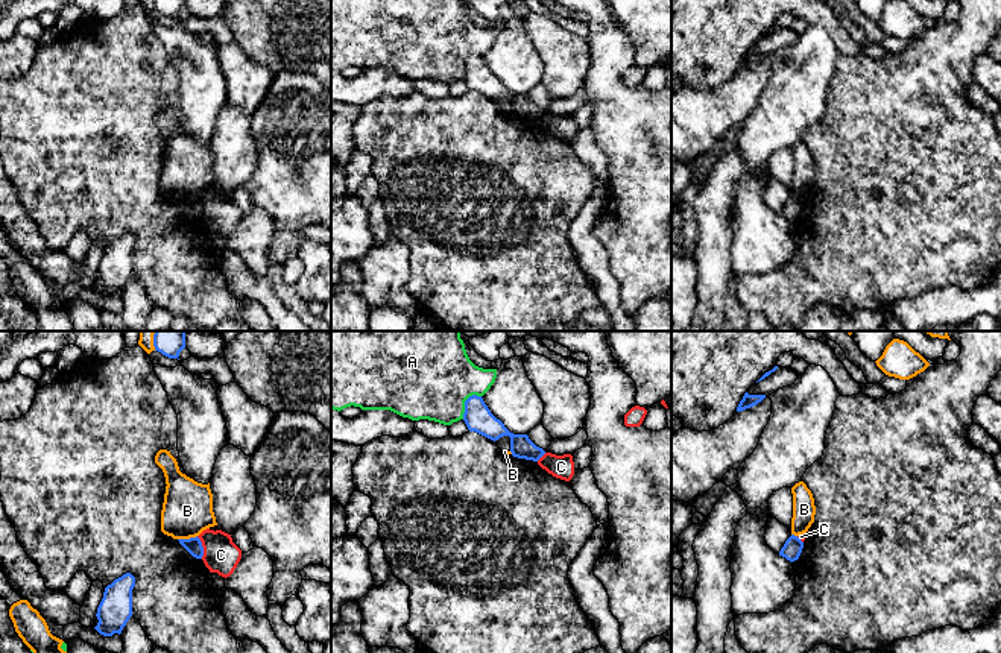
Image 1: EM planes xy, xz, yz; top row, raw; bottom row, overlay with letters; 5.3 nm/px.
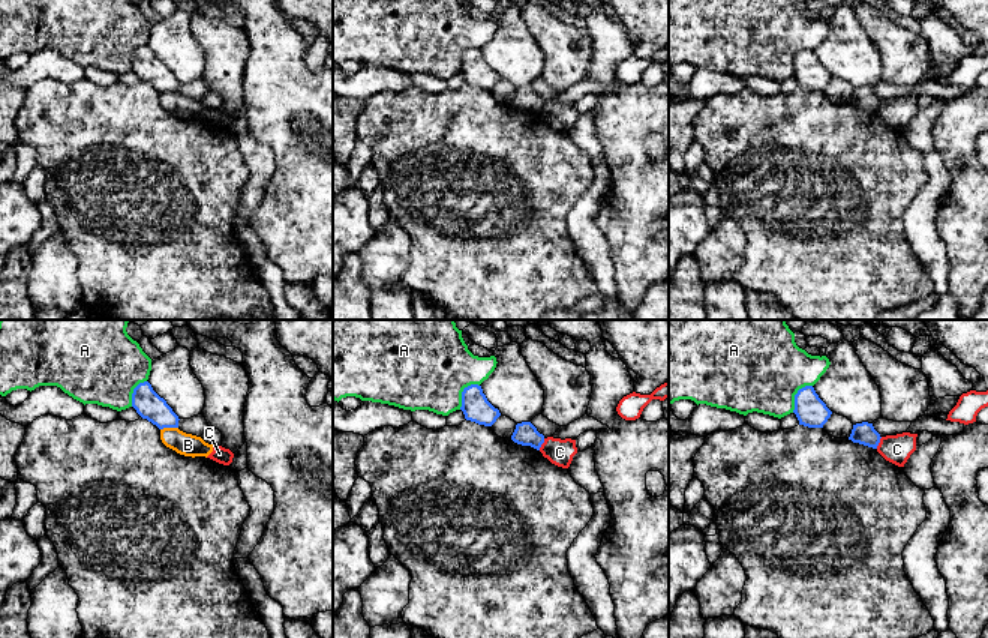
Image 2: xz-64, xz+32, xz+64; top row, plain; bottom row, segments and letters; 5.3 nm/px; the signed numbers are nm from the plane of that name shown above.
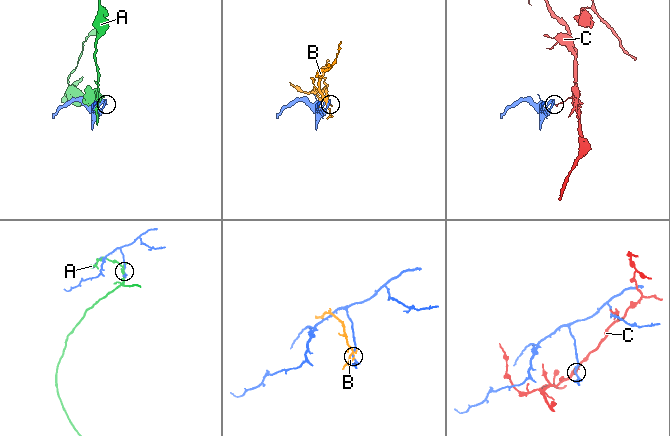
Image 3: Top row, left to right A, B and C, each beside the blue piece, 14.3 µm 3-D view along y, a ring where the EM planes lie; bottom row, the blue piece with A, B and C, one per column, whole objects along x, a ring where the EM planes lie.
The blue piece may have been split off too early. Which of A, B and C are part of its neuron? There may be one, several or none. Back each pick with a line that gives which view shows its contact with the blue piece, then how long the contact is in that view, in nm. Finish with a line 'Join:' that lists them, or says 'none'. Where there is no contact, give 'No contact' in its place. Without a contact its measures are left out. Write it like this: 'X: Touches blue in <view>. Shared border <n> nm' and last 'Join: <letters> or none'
Join: none

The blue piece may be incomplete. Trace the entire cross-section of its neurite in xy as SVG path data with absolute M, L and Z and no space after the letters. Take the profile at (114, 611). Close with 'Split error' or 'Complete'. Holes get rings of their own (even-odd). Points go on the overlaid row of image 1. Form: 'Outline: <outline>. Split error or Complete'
Outline: M131 573L115 579L105 588L103 598L97 607L97 626L94 627L103 636L122 633L132 617L132 589L135 577Z. Complete

